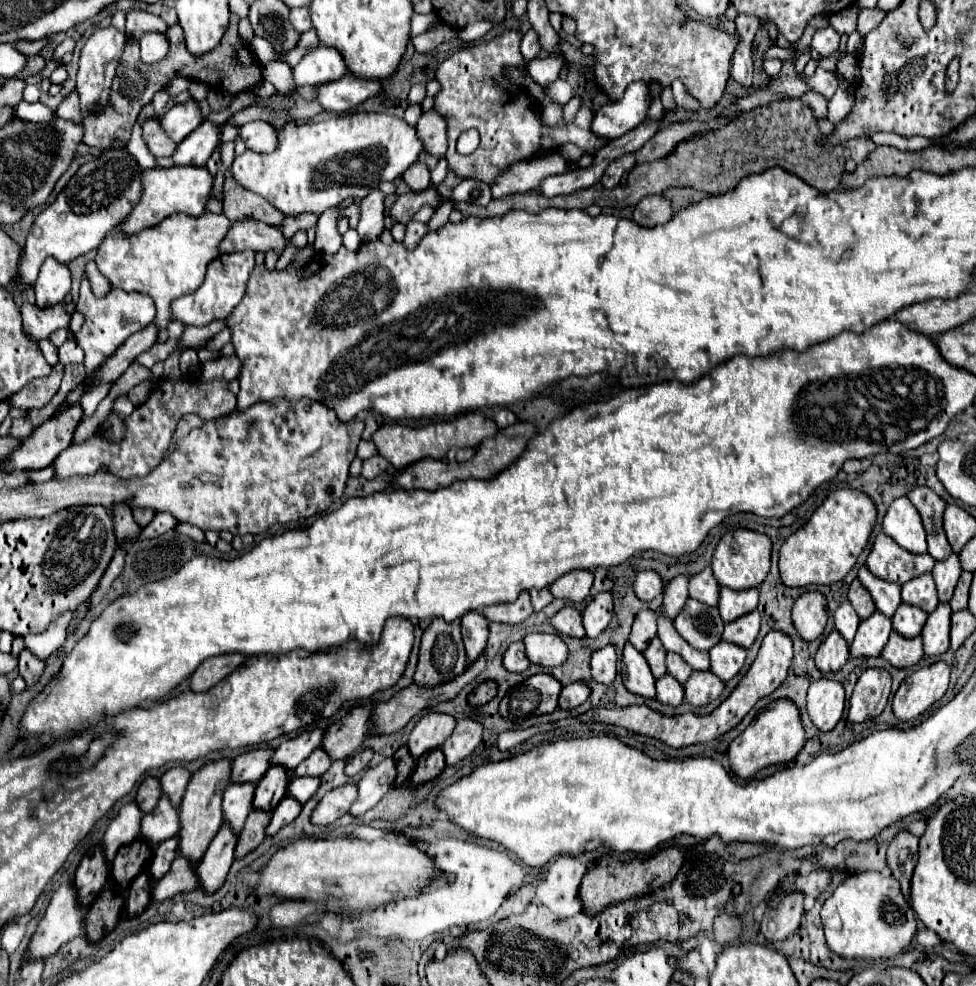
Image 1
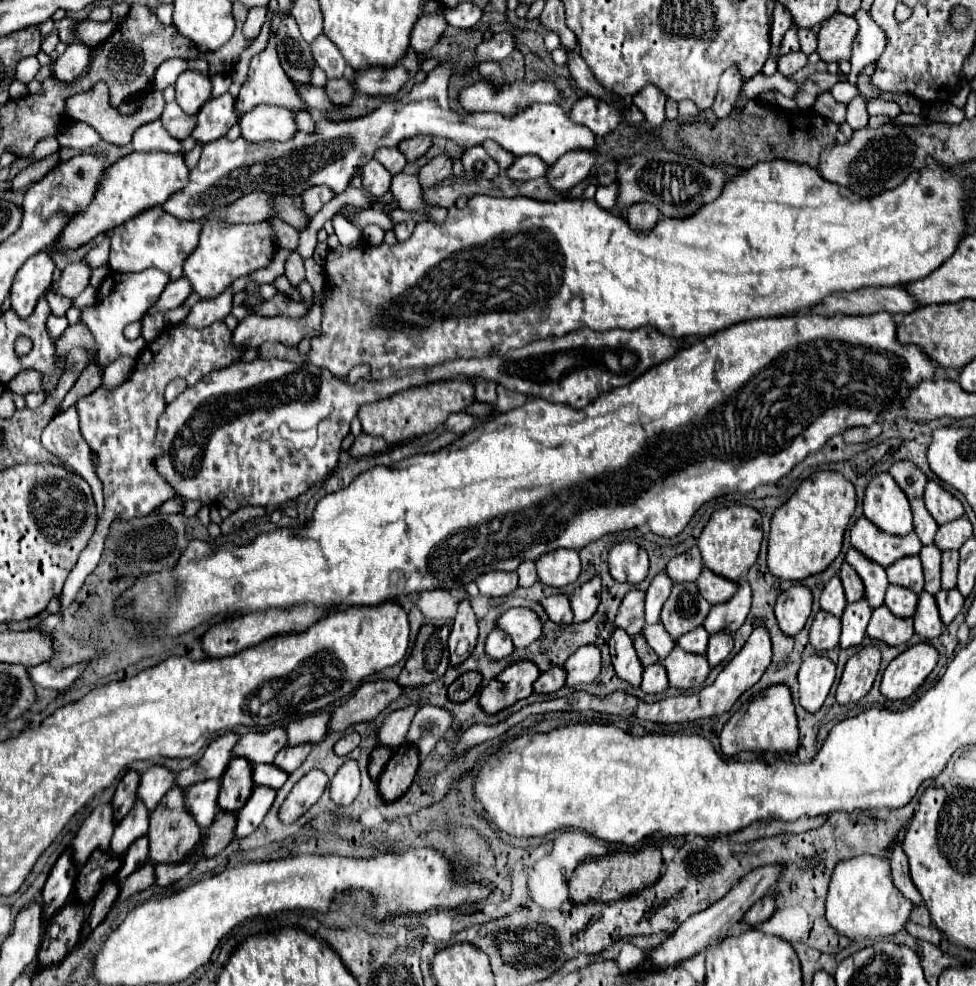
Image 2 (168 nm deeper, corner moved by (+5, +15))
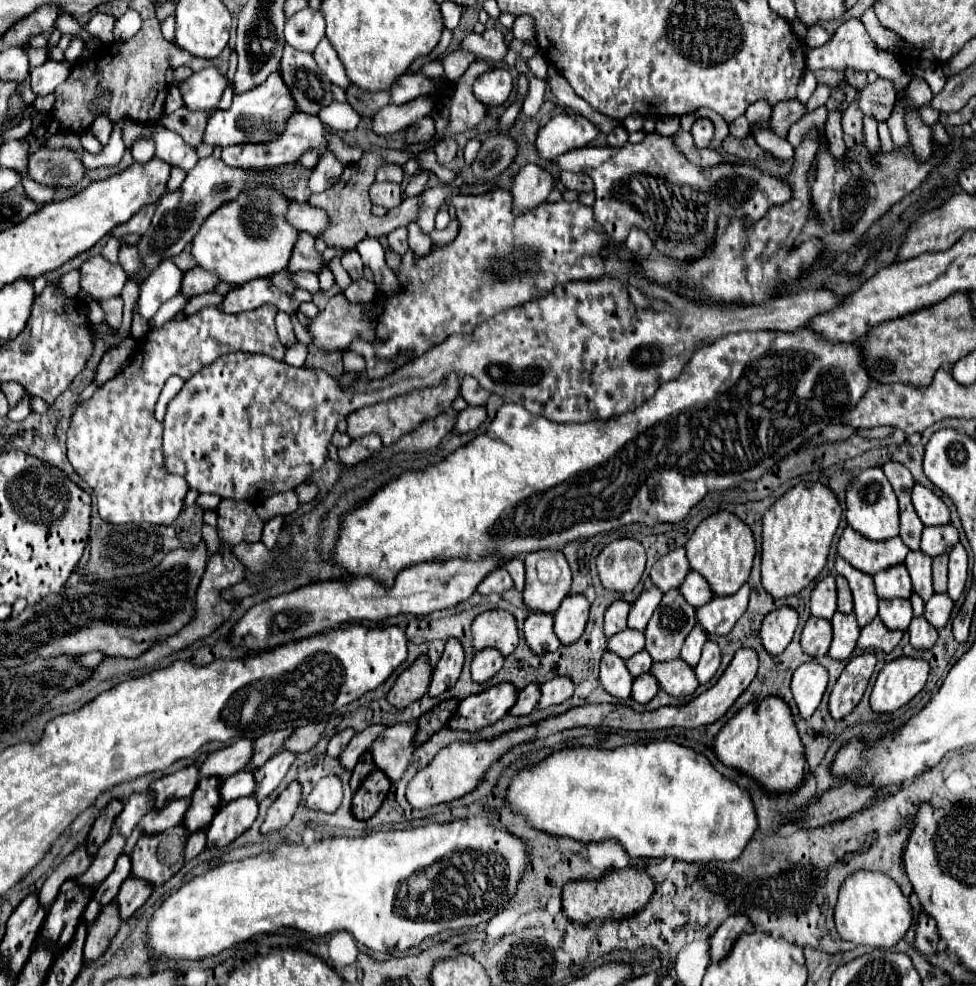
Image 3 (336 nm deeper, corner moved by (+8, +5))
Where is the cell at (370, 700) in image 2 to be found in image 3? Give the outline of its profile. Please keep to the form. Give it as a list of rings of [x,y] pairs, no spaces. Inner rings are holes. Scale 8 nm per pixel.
[[[317,723],[305,725],[305,727],[297,727],[291,737],[285,741],[285,749],[293,751],[293,753],[305,753],[309,749],[313,749],[317,745],[317,741],[323,737],[323,727]]]

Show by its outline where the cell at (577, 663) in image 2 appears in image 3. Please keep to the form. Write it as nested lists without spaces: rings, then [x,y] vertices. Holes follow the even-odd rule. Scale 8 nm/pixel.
[[[551,679],[541,685],[541,699],[537,703],[537,709],[545,709],[551,705],[559,705],[571,697],[571,679]]]

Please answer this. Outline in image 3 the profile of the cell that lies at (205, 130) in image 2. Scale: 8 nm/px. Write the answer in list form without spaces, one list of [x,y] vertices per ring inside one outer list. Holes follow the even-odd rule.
[[[279,71],[271,73],[269,79],[255,87],[255,105],[237,105],[243,115],[233,115],[233,105],[227,111],[213,111],[207,123],[205,131],[205,143],[209,145],[237,145],[237,143],[269,143],[277,139],[285,131],[285,123],[291,119],[291,115],[297,111],[291,89],[285,85]]]

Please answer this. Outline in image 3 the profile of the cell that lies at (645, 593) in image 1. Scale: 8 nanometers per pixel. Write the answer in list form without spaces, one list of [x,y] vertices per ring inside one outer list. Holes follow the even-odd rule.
[[[617,539],[597,557],[599,579],[605,589],[627,593],[637,587],[645,569],[645,549],[635,539]]]

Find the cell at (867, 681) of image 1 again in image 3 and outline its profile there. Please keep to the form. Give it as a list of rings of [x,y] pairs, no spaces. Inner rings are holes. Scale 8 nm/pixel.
[[[873,653],[853,657],[845,665],[845,669],[839,675],[837,683],[833,685],[833,691],[829,697],[829,711],[831,711],[833,719],[847,717],[853,711],[853,707],[861,701],[861,697],[867,689],[869,677],[873,673],[873,667],[875,667]]]

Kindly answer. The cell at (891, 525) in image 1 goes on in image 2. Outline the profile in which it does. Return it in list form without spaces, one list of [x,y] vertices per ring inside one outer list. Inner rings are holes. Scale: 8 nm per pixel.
[[[880,473],[868,483],[864,497],[864,515],[876,527],[892,535],[908,535],[914,531],[910,503],[888,473]]]

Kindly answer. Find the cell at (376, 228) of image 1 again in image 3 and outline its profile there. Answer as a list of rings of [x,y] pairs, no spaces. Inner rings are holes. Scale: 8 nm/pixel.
[[[373,183],[369,193],[371,201],[375,205],[383,205],[385,209],[393,209],[403,201],[403,193],[397,183]]]

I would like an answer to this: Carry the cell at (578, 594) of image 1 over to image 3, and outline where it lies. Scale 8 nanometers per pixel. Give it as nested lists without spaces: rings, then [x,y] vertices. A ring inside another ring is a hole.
[[[533,551],[525,555],[525,569],[527,581],[523,591],[525,607],[533,613],[555,613],[561,601],[569,595],[571,587],[571,569],[561,551]],[[539,557],[553,559],[555,569],[559,571],[555,581],[541,581],[539,579]]]

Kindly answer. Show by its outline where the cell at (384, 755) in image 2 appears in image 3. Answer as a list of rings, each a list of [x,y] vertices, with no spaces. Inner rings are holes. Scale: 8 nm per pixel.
[[[367,751],[367,753],[357,761],[357,765],[355,765],[353,773],[351,773],[351,789],[353,789],[353,791],[355,791],[355,789],[359,787],[359,783],[367,777],[367,773],[371,773],[371,769],[375,769],[375,765],[373,765],[371,753]]]

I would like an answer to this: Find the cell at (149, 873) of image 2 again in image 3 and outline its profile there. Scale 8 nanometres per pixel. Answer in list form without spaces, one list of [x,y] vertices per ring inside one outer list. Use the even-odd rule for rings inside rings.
[[[115,903],[111,907],[103,907],[103,911],[99,913],[99,919],[95,921],[95,927],[87,929],[87,939],[85,939],[85,953],[83,953],[83,961],[91,963],[95,959],[99,959],[111,939],[115,937],[117,929],[119,929],[119,911],[115,907]]]

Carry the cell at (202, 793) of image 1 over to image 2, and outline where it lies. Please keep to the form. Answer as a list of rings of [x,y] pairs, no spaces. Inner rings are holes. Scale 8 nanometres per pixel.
[[[174,785],[164,795],[160,805],[152,811],[148,837],[150,837],[150,861],[154,861],[154,863],[178,863],[178,861],[184,861],[196,849],[198,841],[202,839],[202,829],[194,821],[192,813],[186,809],[184,793],[186,791],[182,787]]]

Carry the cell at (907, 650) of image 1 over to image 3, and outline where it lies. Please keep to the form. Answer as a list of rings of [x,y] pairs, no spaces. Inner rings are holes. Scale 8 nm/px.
[[[875,617],[871,623],[867,623],[861,629],[857,647],[861,649],[879,649],[879,651],[893,651],[899,645],[899,639],[903,637],[903,631],[891,631],[887,629],[879,617]]]

